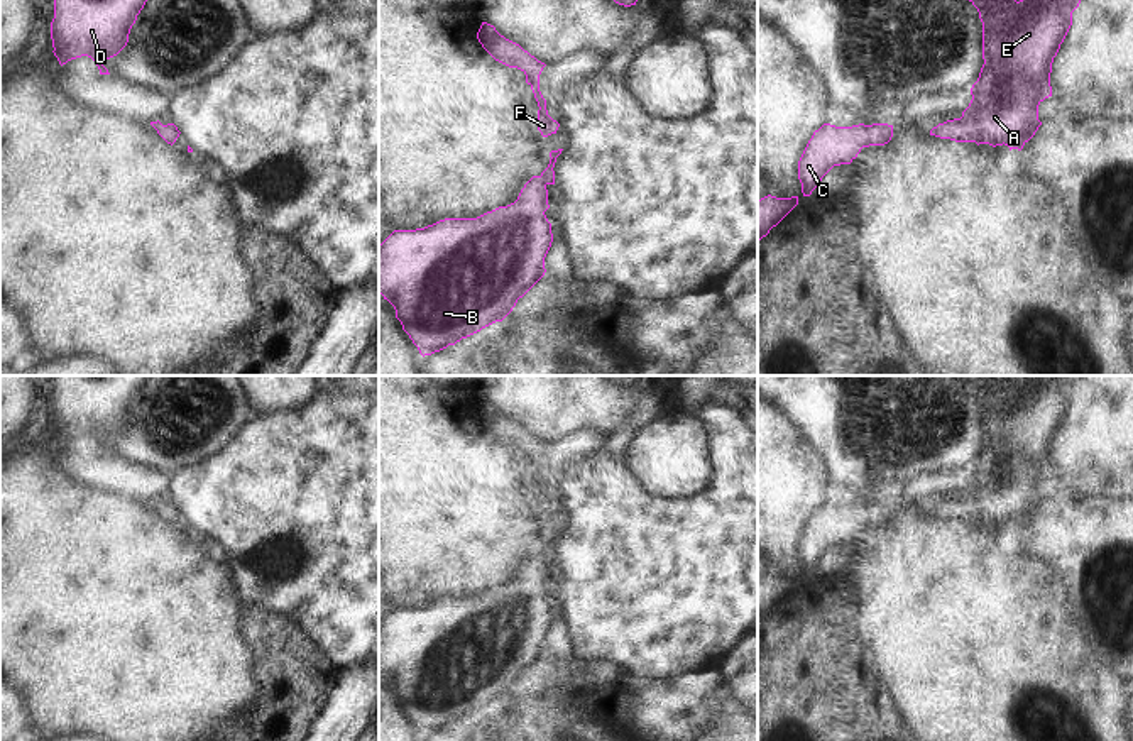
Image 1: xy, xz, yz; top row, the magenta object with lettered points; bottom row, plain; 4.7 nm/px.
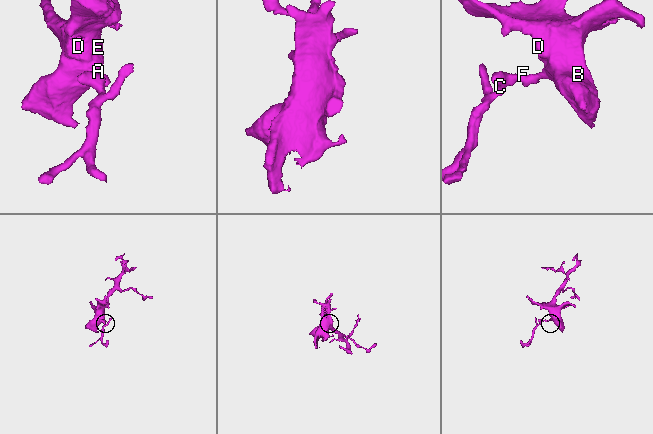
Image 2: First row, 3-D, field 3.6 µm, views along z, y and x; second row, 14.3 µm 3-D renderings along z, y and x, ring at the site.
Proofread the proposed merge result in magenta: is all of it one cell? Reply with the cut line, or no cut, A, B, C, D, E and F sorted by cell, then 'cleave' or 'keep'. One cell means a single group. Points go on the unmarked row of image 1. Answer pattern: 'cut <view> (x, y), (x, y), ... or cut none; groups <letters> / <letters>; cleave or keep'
cut none; groups A B C D E F; keep

